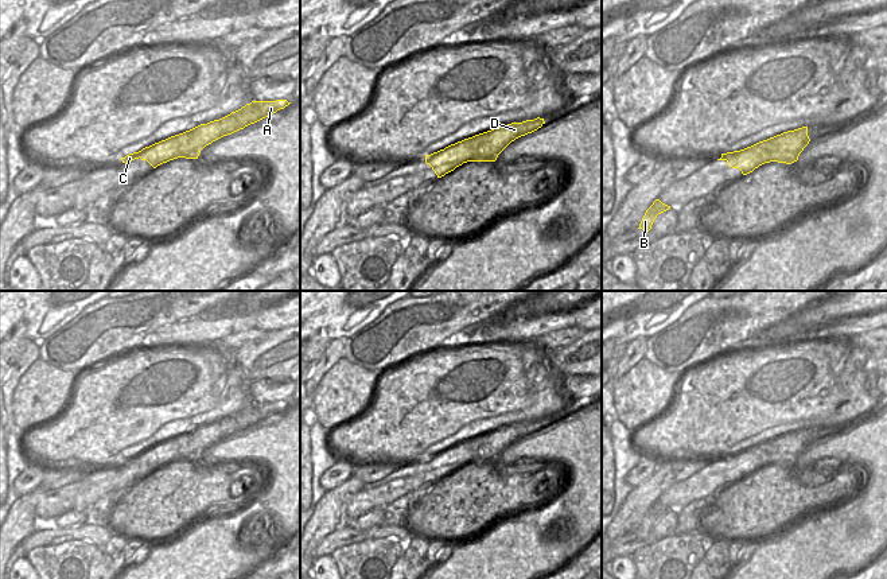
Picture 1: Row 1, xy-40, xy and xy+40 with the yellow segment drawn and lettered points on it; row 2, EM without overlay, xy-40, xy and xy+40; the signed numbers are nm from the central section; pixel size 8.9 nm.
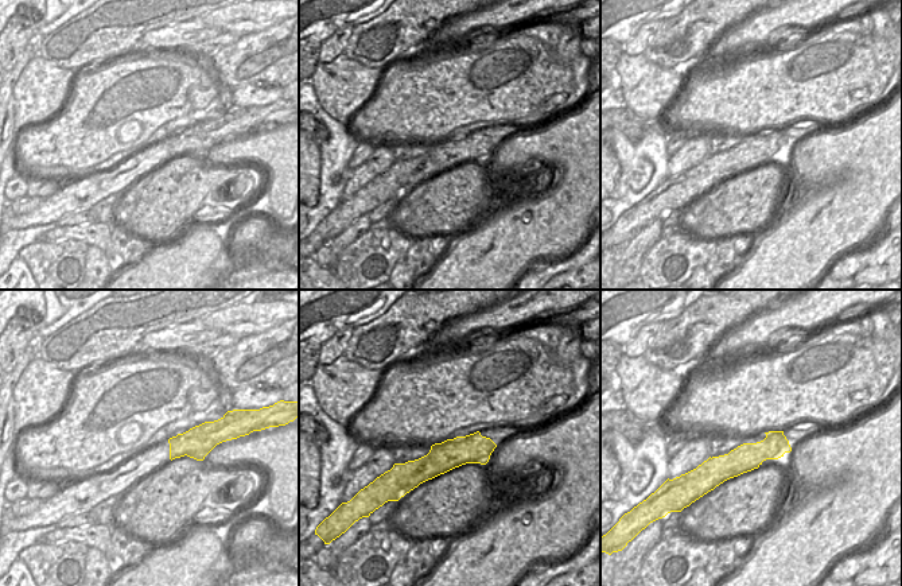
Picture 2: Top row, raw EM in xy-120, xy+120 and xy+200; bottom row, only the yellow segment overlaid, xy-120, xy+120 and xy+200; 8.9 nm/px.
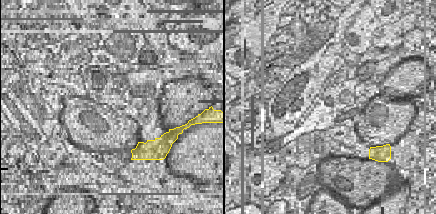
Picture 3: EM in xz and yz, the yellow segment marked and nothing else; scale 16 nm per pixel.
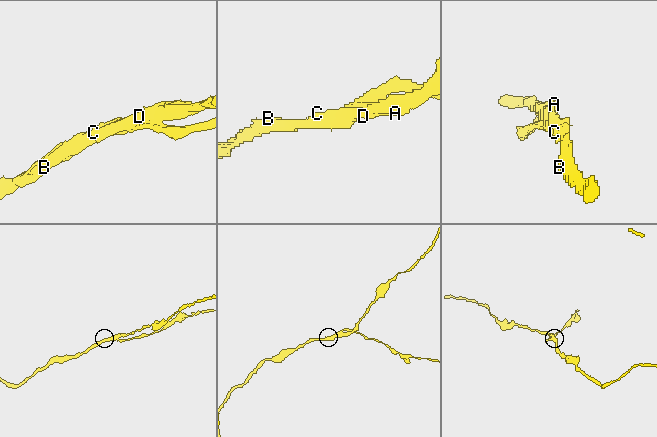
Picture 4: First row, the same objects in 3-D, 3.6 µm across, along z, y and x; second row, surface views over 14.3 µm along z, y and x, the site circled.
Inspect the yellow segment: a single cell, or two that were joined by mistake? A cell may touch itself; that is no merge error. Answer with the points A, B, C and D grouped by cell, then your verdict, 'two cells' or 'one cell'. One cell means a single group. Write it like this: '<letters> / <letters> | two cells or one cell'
A B D / C | two cells

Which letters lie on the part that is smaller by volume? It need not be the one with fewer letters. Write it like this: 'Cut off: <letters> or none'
Cut off: C

